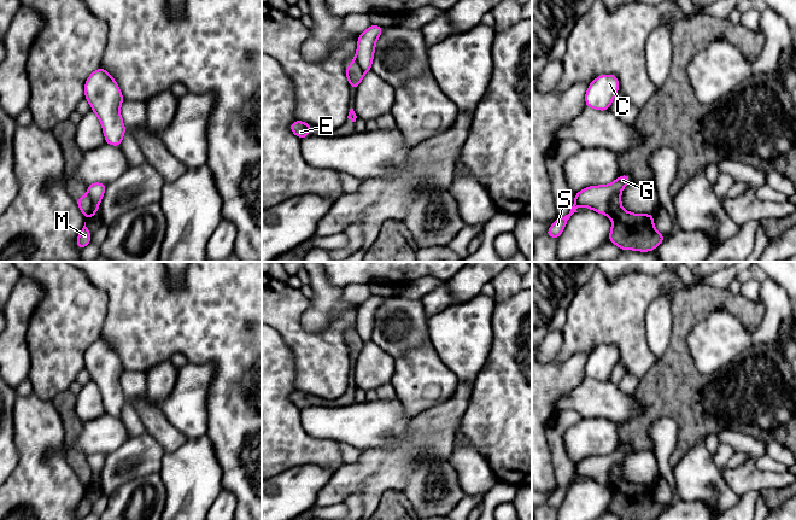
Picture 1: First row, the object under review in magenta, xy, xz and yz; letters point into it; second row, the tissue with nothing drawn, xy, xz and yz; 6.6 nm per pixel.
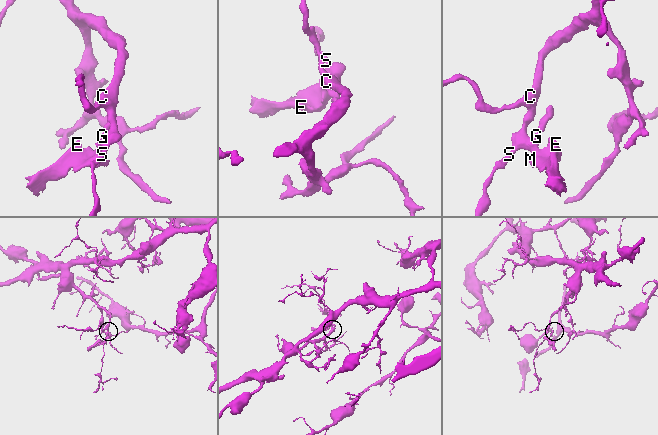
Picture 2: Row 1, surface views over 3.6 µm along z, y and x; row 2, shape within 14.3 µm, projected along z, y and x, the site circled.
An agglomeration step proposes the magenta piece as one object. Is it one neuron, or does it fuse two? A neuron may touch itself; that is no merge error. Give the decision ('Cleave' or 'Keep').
Cleave

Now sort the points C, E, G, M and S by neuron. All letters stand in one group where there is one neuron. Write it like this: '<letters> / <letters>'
C G S / E M

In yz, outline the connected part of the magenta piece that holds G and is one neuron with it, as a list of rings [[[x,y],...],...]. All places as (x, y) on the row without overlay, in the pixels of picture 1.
[[[625,444],[619,446],[615,451],[604,456],[589,456],[583,461],[574,465],[574,474],[568,485],[557,487],[551,497],[545,502],[545,506],[558,509],[570,489],[576,481],[578,477],[586,477],[598,484],[610,486],[609,471],[615,465],[621,462],[628,452],[631,452],[631,445]]]

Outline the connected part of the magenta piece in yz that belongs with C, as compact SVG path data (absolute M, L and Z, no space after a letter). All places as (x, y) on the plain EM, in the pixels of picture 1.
M614 344L596 347L587 357L585 376L609 381L614 367L619 363L619 349Z

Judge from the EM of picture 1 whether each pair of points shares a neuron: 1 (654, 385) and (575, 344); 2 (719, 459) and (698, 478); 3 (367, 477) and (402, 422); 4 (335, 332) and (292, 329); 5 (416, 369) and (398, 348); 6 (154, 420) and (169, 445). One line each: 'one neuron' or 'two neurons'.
1: two neurons
2: two neurons
3: two neurons
4: one neuron
5: two neurons
6: one neuron

